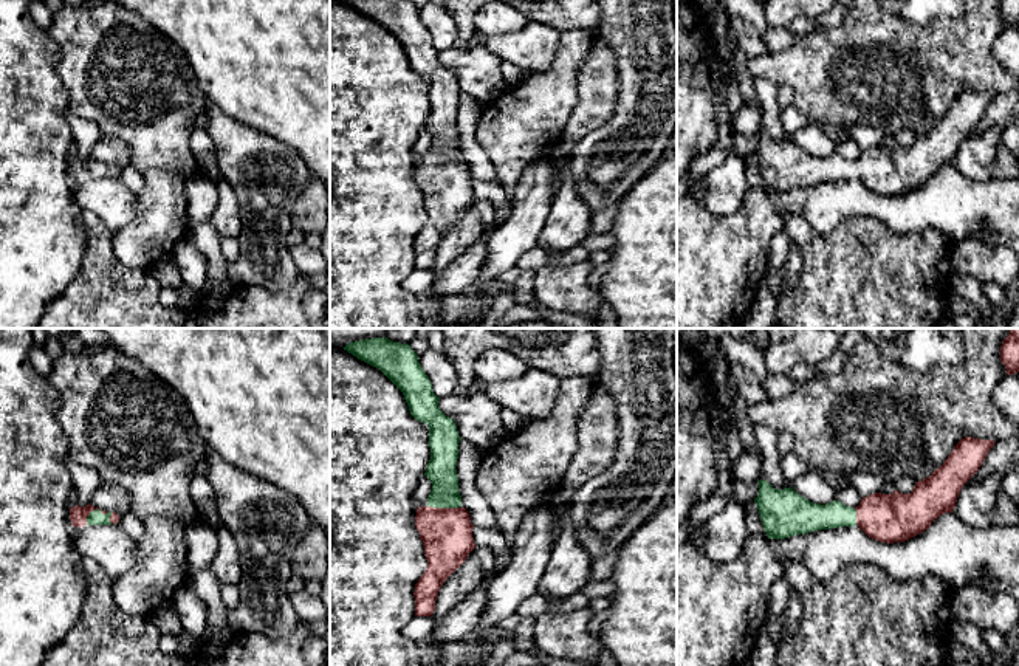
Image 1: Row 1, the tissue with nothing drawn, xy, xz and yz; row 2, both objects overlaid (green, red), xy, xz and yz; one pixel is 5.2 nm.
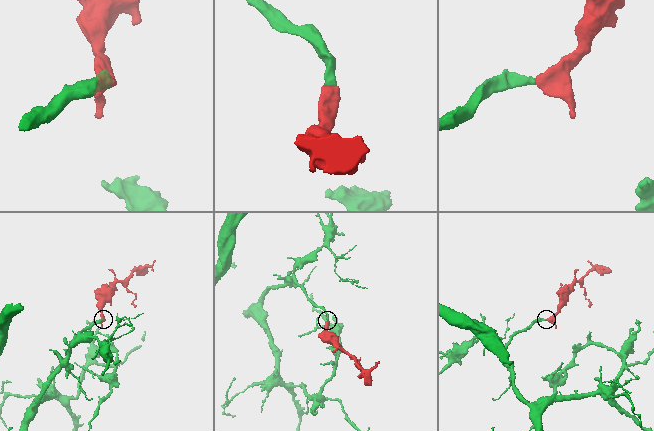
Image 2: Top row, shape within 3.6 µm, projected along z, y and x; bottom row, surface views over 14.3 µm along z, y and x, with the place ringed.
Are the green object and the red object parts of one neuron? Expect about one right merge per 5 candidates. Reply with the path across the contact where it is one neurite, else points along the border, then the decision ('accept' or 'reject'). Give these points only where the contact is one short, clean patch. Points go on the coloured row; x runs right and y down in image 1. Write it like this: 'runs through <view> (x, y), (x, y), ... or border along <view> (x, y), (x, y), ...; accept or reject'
accept

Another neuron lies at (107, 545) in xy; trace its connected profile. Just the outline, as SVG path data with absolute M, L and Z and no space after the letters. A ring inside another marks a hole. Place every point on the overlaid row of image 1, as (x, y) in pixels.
M118 524L84 525L73 541L76 551L98 564L110 579L125 575L135 565L136 541Z

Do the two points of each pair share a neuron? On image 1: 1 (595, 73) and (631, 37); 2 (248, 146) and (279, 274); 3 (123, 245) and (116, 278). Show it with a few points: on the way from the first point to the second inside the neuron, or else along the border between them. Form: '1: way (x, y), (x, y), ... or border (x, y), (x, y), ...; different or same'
1: border (596, 34), (617, 58), (620, 89); different
2: way (265, 178), (265, 242); same
3: border (110, 233), (113, 253), (127, 267), (150, 270); different

